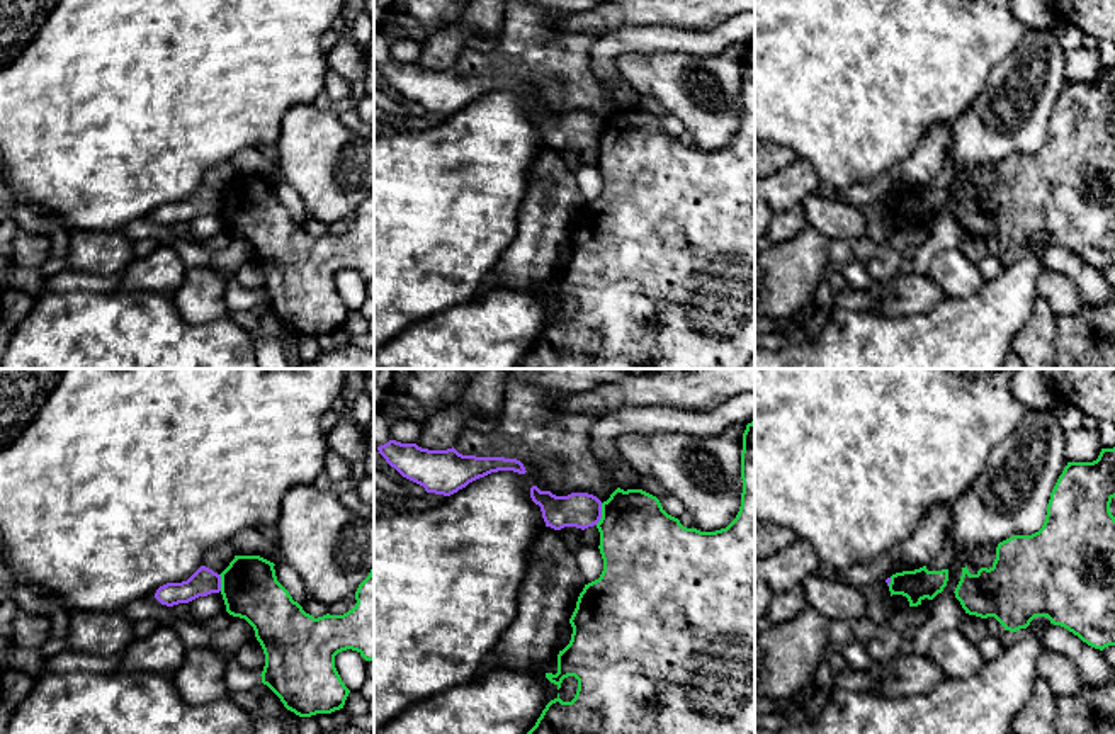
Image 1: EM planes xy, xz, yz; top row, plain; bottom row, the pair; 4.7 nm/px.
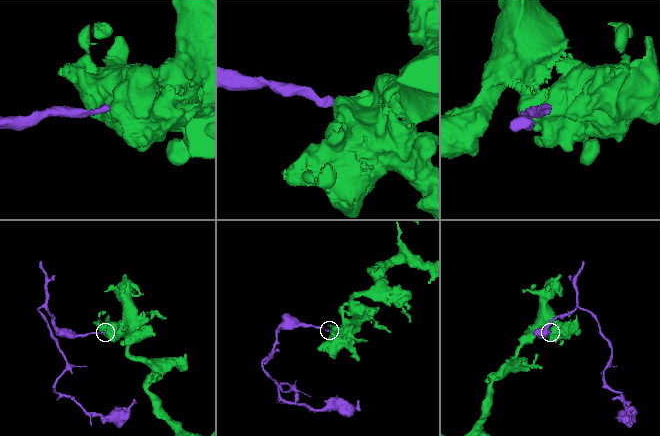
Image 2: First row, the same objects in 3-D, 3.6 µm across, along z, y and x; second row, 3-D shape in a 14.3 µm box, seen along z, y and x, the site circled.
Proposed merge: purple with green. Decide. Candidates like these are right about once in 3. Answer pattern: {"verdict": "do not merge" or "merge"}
{"verdict": "do not merge"}

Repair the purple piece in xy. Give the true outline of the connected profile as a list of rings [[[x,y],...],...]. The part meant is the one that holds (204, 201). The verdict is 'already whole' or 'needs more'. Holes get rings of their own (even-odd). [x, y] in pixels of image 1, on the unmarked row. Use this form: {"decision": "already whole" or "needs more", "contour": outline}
{"decision": "already whole", "contour": [[[201,185],[187,200],[167,202],[160,206],[155,212],[155,217],[161,224],[173,226],[219,211],[221,211],[221,195],[212,189]]]}

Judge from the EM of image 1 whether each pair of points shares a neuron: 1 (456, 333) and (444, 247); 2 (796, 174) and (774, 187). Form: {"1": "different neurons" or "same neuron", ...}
{"1": "different neurons", "2": "same neuron"}

